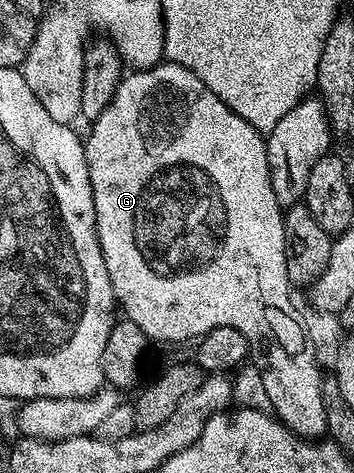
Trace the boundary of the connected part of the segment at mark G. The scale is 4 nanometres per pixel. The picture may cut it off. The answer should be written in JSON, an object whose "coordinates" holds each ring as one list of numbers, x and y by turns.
{"coordinates":[[164,60,159,66,151,66,149,70,128,72,121,77,114,98,106,104,106,112,91,123,92,131,88,138,83,139,86,168,90,172,90,188,94,196,94,216,98,244,102,248,102,256,106,260,106,272,110,272,110,284,114,288,119,309,127,321,138,324,142,332,153,342,188,342,199,340,210,328,229,326,238,328,248,341,251,365,262,376,262,385,266,388,266,396,271,413,279,418,285,426,295,431,305,440,320,440,328,433,326,424,326,404,322,384,324,378,320,374,320,366,316,363,316,354,308,343,309,331,304,329,303,321,298,312,290,305,290,283,286,272,286,236,284,235,284,210,274,196,274,188,270,180,268,167,268,144,265,135,259,134,242,116,238,116,222,101,194,72,182,68,178,64]]}

